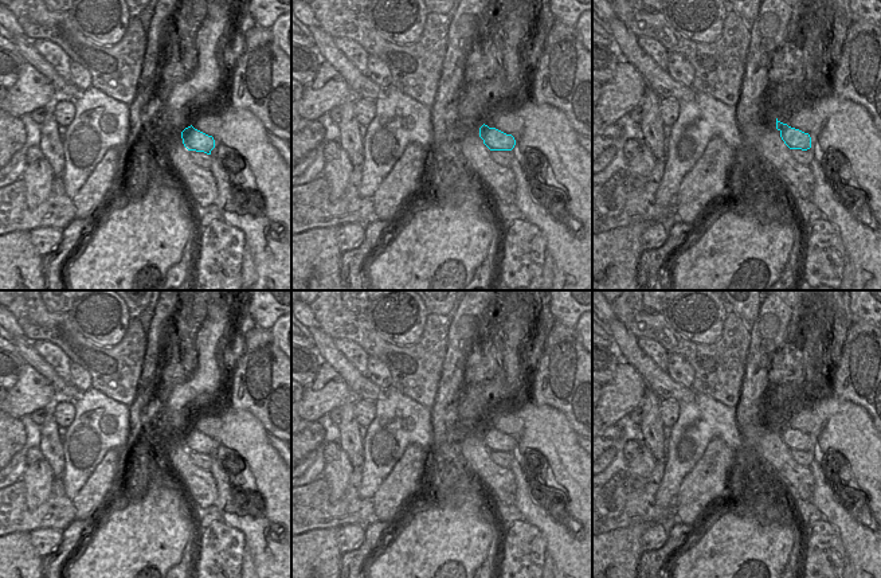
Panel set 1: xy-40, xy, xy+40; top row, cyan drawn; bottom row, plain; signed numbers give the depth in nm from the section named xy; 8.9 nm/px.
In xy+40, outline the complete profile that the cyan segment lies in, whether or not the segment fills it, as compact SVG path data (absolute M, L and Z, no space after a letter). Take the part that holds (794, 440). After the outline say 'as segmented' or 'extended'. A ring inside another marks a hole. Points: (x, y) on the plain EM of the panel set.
M776 419L776 430L780 438L790 450L807 452L811 449L811 438L799 430L791 429Z | as segmented

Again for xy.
M485 425L479 429L479 438L490 452L512 452L516 446L512 436L506 436L496 429L489 429Z | as segmented

